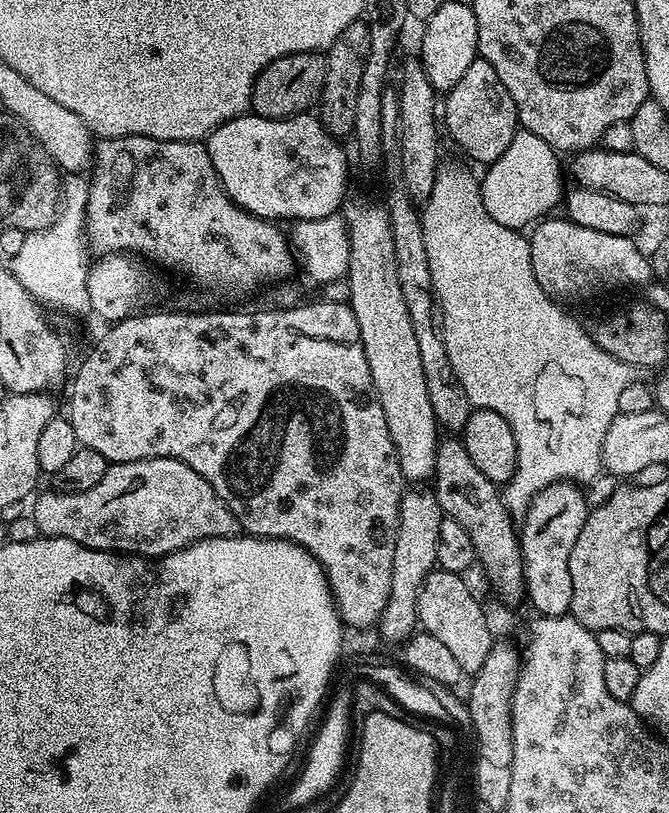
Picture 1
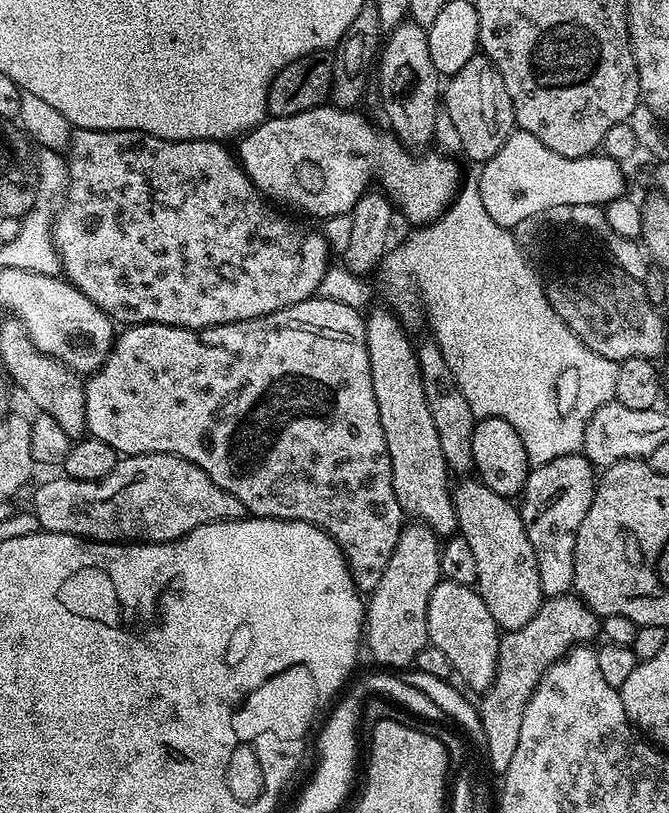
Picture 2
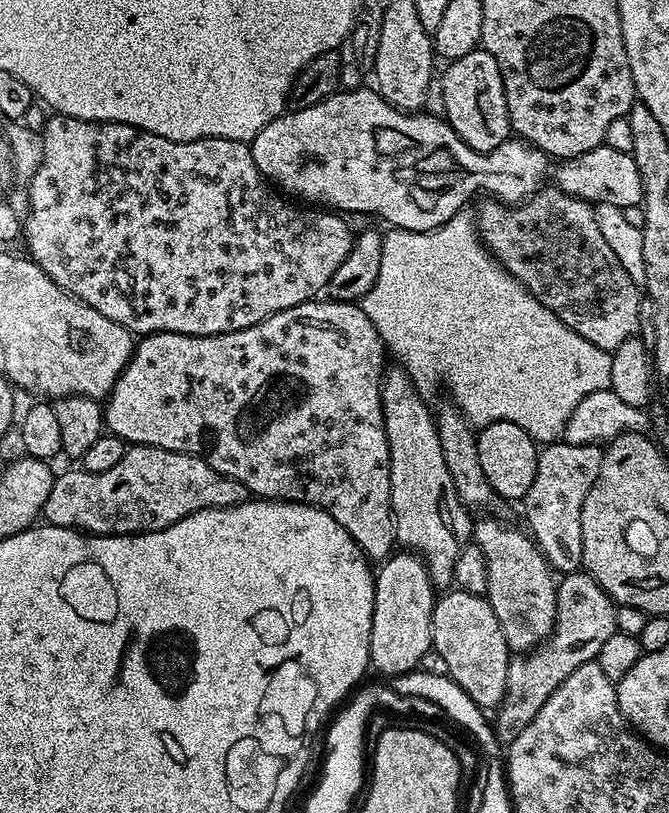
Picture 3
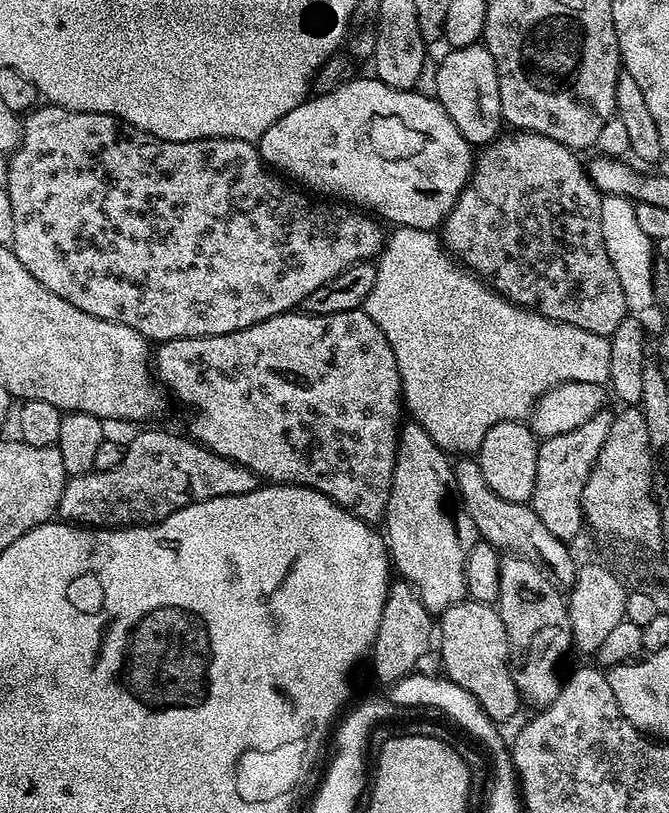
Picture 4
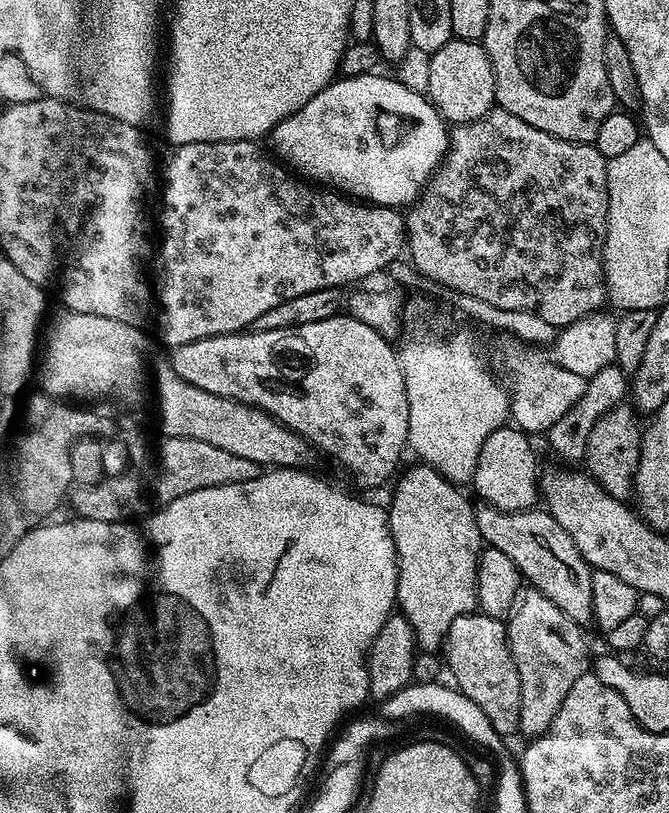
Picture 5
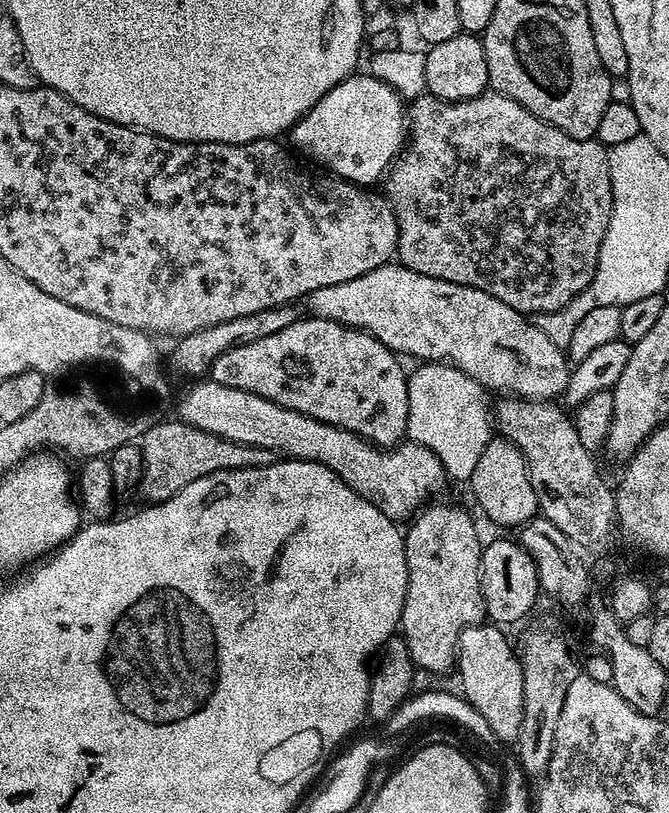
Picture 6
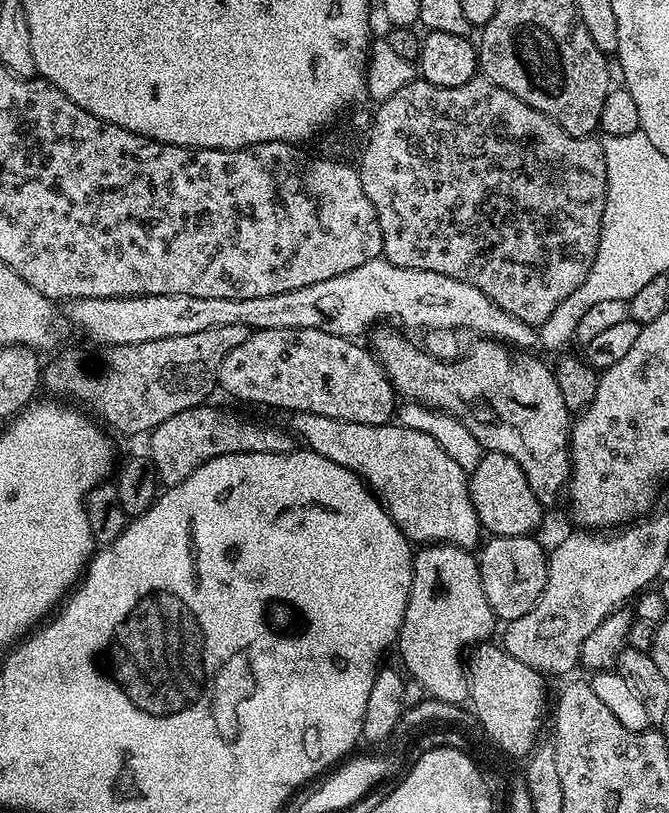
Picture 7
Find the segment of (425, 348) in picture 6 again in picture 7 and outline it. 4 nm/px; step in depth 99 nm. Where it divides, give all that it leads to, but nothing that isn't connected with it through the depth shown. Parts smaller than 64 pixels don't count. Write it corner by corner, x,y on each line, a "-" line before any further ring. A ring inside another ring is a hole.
383,258
362,262
362,266
354,266
354,270
338,274
338,278
326,278
326,282
314,282
314,286
298,286
298,290
286,290
286,294
266,294
266,298
198,298
190,294
86,298
71,301
67,308
69,318
100,346
178,338
213,326
246,326
250,330
321,328
326,334
360,338
364,331
367,333
381,322
404,330
425,328
428,332
469,328
480,332
476,334
481,337
501,341
516,350
532,350
538,344
538,332
533,325
506,314
478,286
446,274
434,274
434,270
394,266

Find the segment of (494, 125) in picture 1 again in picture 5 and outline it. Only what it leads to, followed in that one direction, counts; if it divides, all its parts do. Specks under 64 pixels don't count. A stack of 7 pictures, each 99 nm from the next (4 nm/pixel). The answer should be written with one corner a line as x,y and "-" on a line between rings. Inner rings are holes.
453,38
430,56
430,84
426,93
449,125
469,124
496,104
494,70
483,43

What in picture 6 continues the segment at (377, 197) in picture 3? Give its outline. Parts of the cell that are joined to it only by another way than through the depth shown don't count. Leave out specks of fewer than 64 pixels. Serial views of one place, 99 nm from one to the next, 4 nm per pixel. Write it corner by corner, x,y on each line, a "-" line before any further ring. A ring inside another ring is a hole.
353,74
338,82
290,130
290,137
312,160
321,164
333,176
352,184
372,186
375,180
383,181
394,161
406,148
406,104
400,95
386,83
371,74

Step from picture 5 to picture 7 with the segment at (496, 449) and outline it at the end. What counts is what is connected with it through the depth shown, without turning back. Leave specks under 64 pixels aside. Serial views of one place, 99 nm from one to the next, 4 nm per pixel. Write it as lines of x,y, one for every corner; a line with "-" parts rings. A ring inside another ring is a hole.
485,451
468,481
470,498
480,519
480,527
492,536
531,536
544,520
545,509
538,502
522,466
501,452

